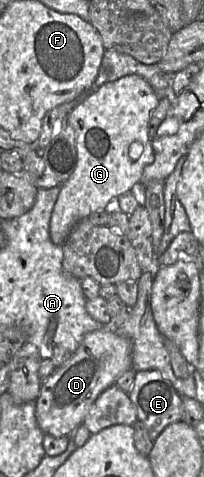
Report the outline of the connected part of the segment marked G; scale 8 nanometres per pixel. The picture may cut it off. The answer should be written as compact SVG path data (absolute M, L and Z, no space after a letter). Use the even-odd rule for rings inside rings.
M132 74L107 82L86 97L68 115L68 120L76 133L76 167L71 176L60 185L60 193L50 220L50 238L56 245L62 245L75 225L90 214L107 209L111 201L121 194L131 191L140 182L144 168L154 161L152 139L149 134L151 113L158 106L153 87L143 77Z

